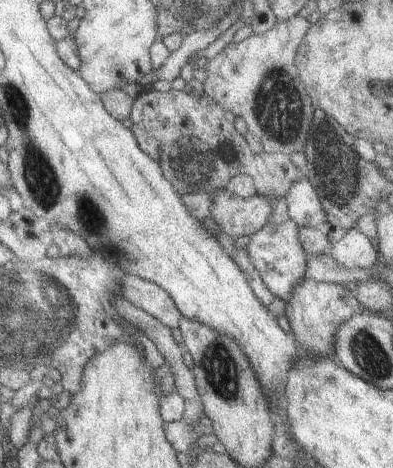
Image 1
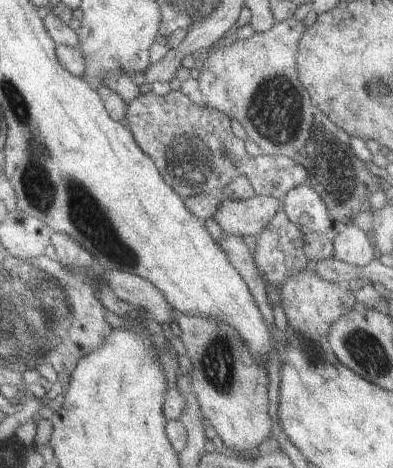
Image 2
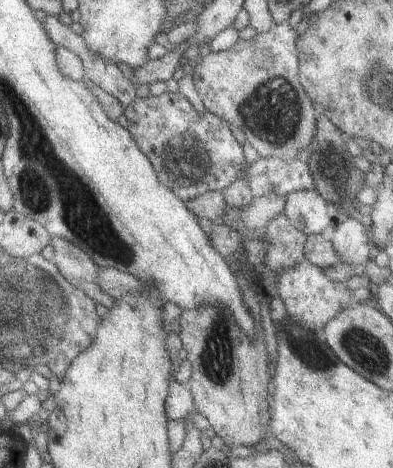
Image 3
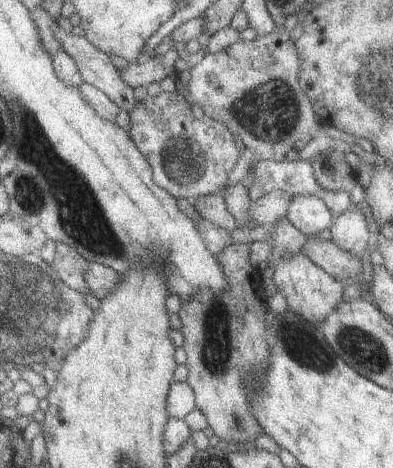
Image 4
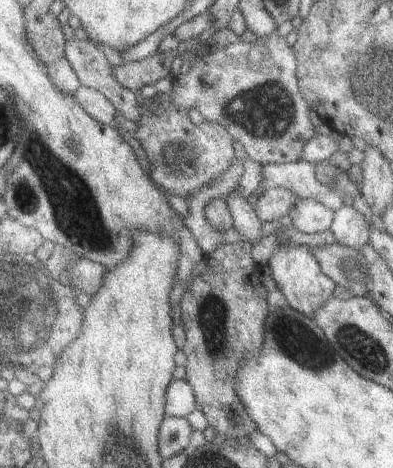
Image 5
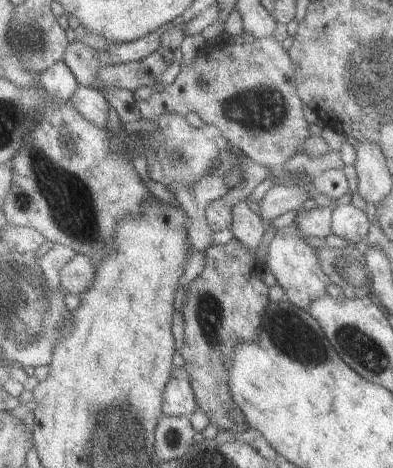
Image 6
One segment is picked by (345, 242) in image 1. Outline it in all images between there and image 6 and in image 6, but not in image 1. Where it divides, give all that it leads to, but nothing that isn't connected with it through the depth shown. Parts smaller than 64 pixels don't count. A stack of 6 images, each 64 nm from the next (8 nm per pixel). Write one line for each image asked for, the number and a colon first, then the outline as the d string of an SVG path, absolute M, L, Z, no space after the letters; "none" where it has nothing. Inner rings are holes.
2: M349 224L347 230L335 240L335 258L353 266L369 266L373 260L377 260L373 250L373 234Z
3: M347 218L345 222L341 222L335 230L335 250L337 254L343 258L343 262L347 264L355 264L355 266L365 266L369 264L369 256L371 256L371 240L373 240L373 230L365 228L361 222Z
4: M355 206L337 218L331 232L333 232L335 244L355 254L357 258L361 258L367 252L367 248L371 248L369 246L369 224L363 212Z
5: M347 204L341 212L335 212L335 222L331 230L339 244L355 250L361 250L365 244L369 244L373 234L367 218L359 210L355 210L353 204Z
6: M351 202L349 206L339 204L333 214L333 234L349 240L353 246L359 242L367 242L371 226L373 224L369 224L369 216L363 210L355 208Z

